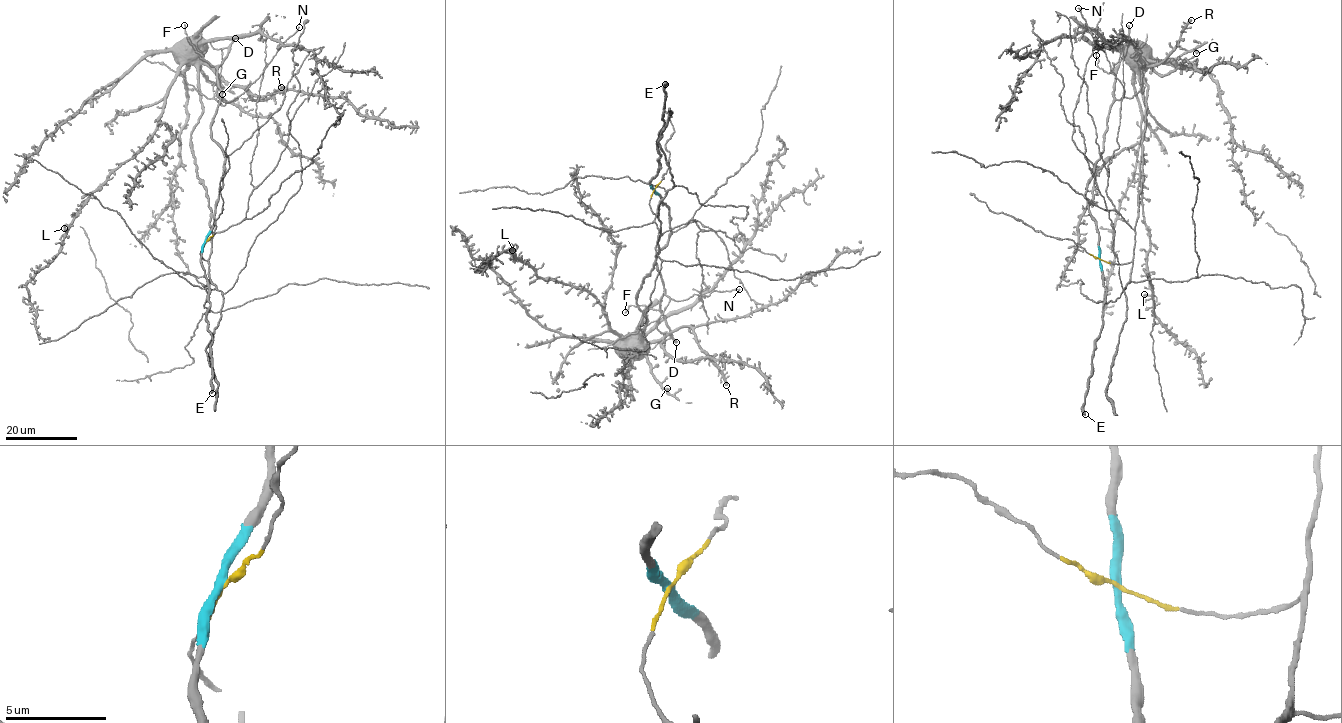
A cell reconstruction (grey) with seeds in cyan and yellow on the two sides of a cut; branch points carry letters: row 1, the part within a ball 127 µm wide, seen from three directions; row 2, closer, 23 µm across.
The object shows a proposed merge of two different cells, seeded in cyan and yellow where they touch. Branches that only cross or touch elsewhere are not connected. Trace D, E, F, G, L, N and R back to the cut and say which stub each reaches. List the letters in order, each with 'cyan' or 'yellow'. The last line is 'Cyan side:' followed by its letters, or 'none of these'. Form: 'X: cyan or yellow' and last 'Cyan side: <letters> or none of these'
D: cyan
E: cyan
F: cyan
G: yellow
L: yellow
N: cyan
R: yellow
Cyan side: D, E, F, N

